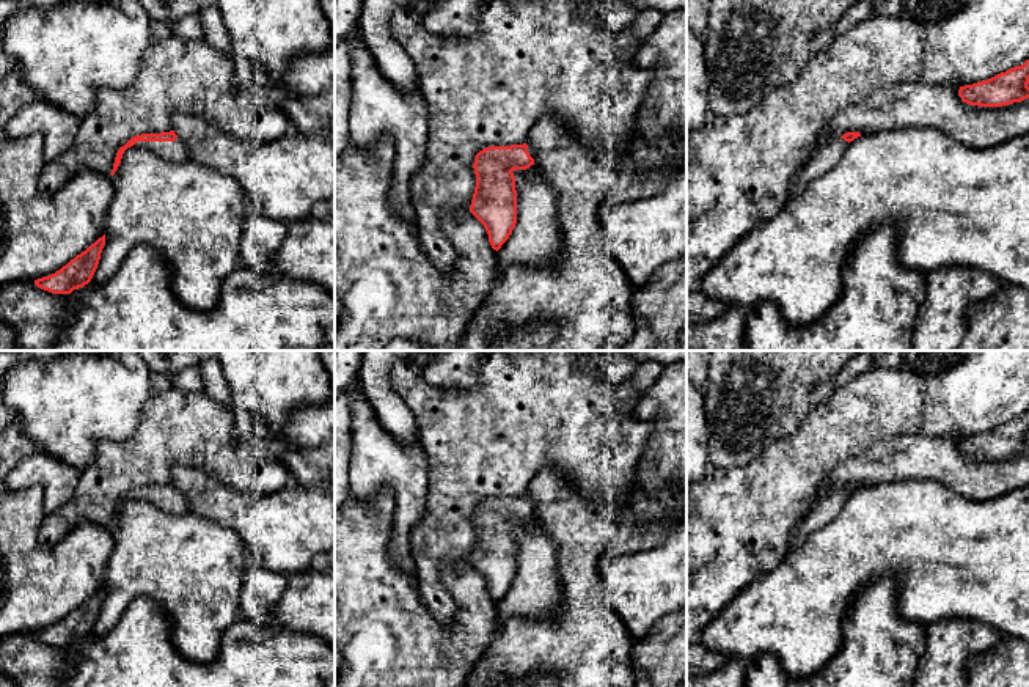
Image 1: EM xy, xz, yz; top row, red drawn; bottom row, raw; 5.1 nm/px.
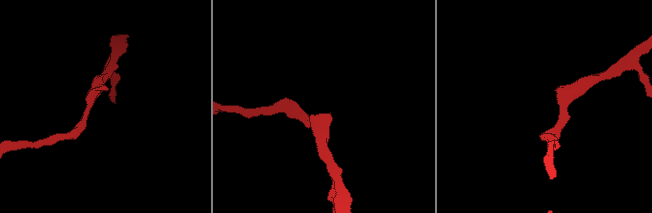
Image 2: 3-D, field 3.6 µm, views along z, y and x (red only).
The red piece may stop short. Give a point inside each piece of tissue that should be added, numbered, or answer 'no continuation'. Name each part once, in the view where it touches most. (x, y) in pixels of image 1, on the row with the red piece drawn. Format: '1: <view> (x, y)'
1: xy (172, 151)

